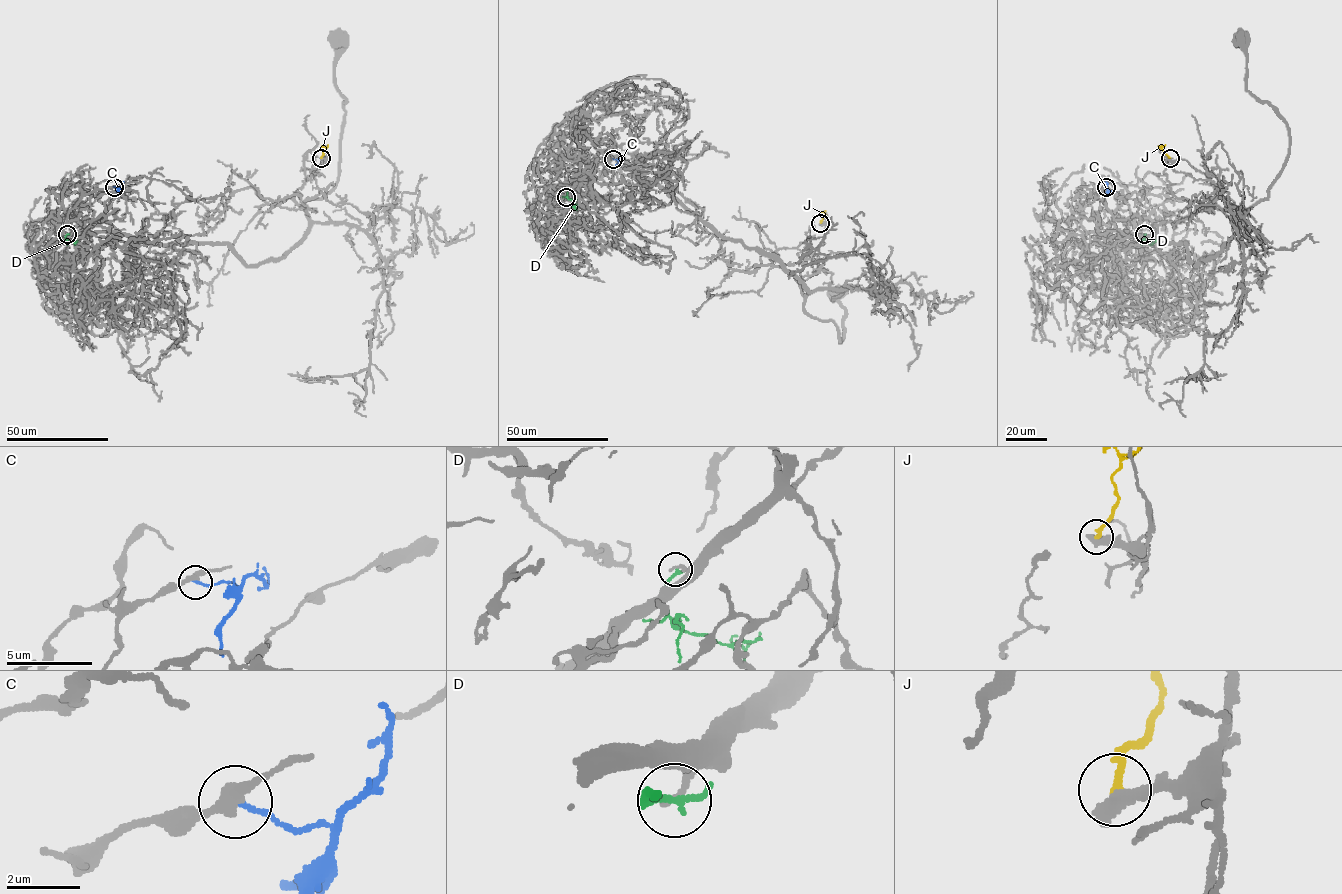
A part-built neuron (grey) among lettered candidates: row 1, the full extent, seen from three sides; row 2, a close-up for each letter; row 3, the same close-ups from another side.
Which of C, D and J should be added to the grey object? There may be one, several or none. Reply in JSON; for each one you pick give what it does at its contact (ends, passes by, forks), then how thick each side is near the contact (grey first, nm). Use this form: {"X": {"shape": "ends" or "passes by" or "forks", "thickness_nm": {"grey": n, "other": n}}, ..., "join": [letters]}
{"join": []}

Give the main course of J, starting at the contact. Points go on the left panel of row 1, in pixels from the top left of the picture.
J: (321, 158), (327, 145)

